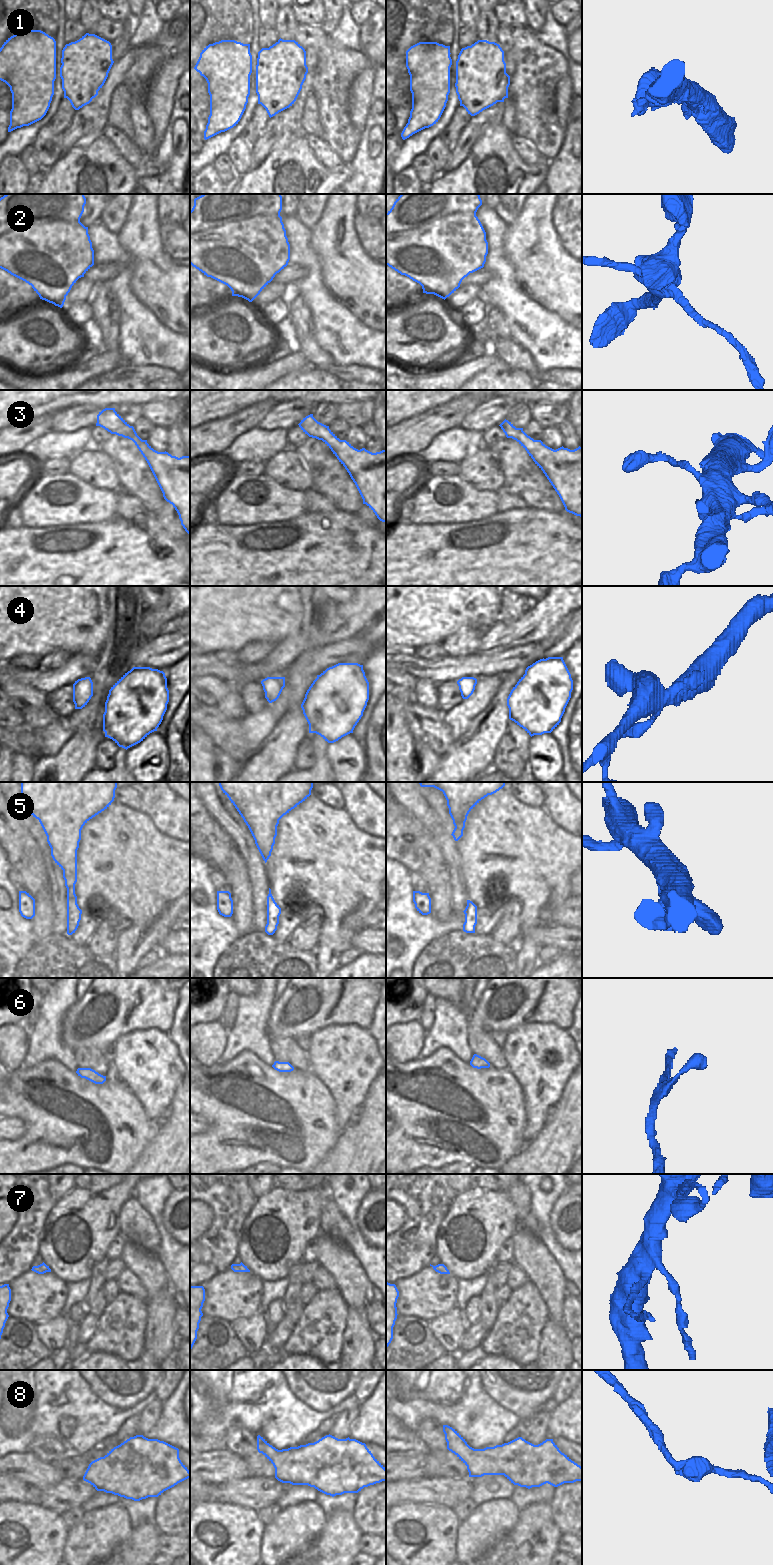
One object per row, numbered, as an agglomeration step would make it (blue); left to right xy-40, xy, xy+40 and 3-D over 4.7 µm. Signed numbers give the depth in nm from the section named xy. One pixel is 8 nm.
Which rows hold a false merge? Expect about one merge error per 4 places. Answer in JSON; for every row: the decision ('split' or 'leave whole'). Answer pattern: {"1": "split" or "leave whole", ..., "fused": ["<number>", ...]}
{"1": "leave whole", "2": "split", "3": "leave whole", "4": "leave whole", "5": "leave whole", "6": "leave whole", "7": "leave whole", "8": "leave whole", "fused": ["2"]}

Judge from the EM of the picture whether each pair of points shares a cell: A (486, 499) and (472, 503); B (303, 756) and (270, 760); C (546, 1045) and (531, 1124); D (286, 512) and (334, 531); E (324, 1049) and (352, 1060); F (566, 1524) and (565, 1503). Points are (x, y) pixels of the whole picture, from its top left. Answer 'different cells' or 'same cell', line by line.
A: same cell
B: different cells
C: same cell
D: different cells
E: same cell
F: same cell

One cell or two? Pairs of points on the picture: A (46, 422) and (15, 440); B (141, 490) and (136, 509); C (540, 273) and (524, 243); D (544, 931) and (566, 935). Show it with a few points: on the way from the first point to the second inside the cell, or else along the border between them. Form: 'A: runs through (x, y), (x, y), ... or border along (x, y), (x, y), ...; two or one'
A: runs through (38, 429), (23, 434); one
B: border along (124, 490), (134, 495), (150, 512); two
C: runs through (538, 266), (527, 255), (526, 250); one
D: runs through (549, 934), (561, 935); one

